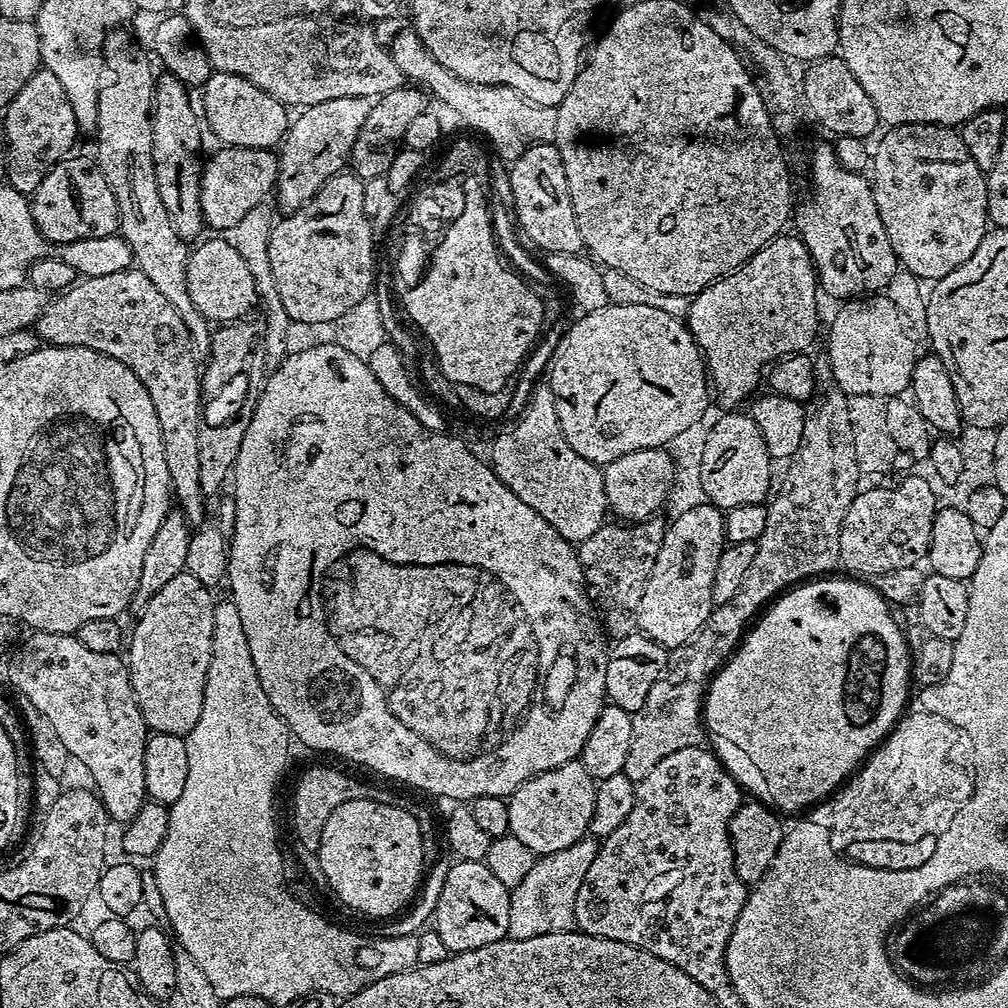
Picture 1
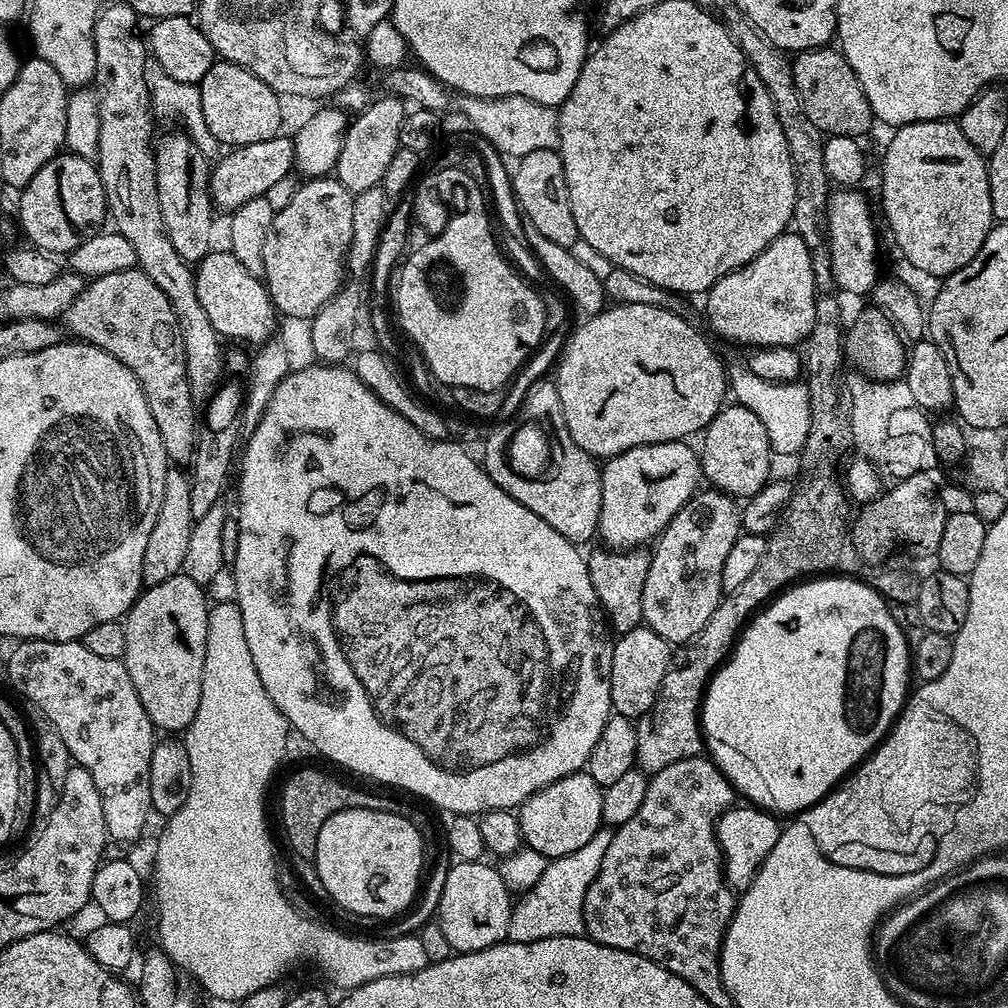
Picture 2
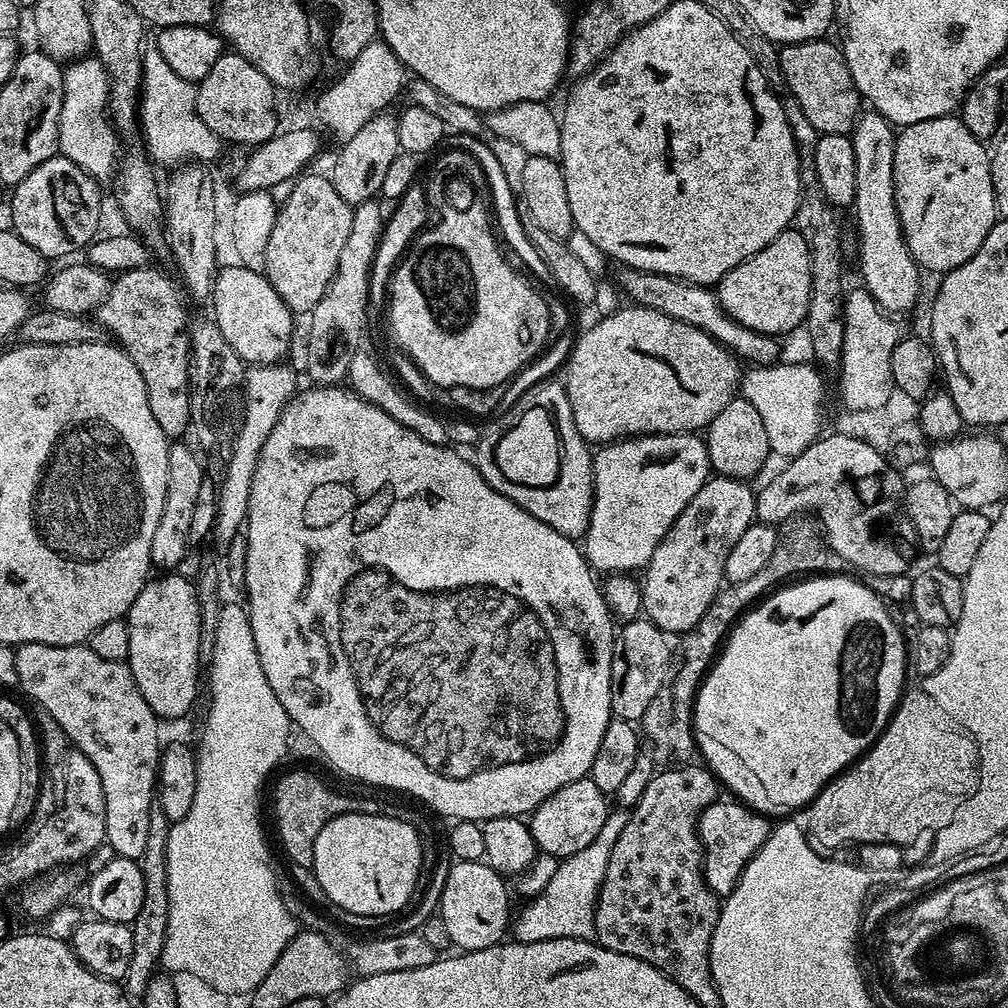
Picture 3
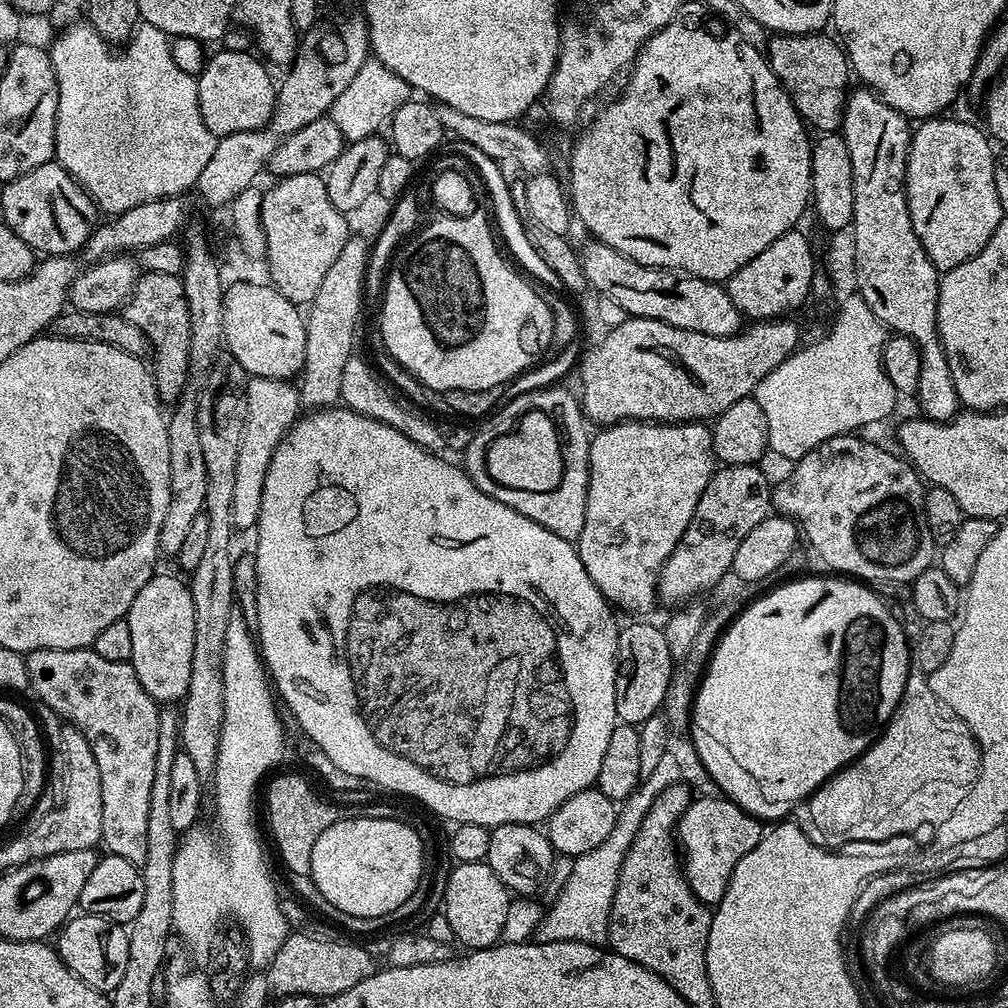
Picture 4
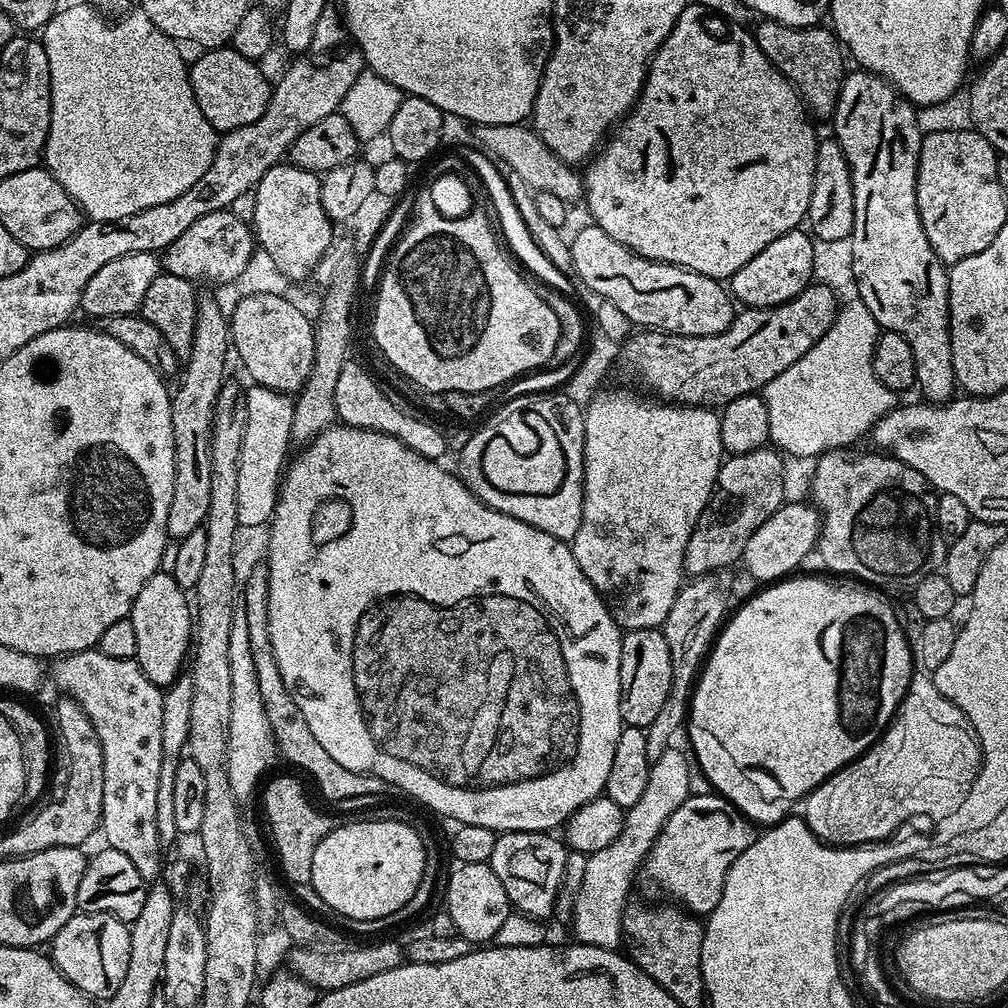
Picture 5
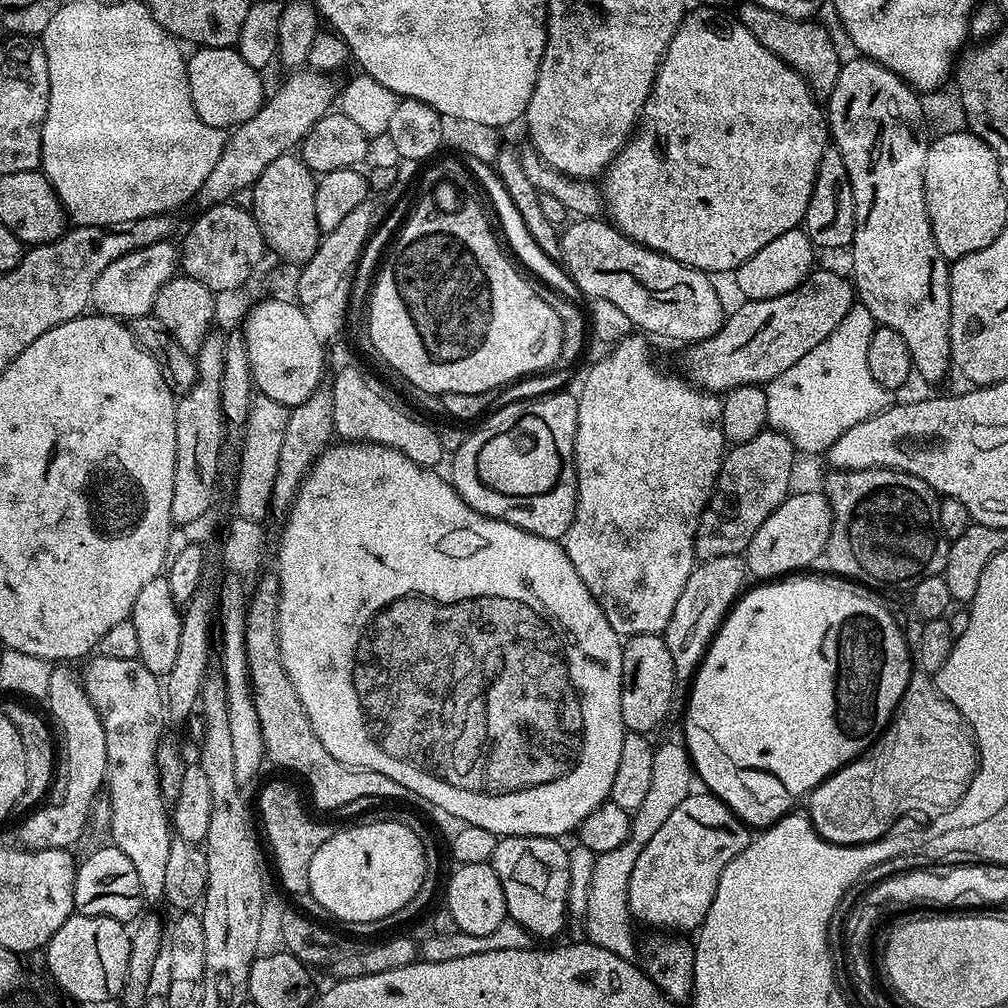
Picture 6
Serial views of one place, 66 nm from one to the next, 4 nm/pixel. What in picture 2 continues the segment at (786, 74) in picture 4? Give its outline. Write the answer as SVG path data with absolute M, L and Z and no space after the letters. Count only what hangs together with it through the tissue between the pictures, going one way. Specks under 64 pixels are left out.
M839 47L811 48L795 53L791 61L794 86L798 90L802 110L806 110L806 118L810 118L810 122L814 122L825 137L863 137L863 132L874 124L872 107L858 82L858 74L850 70L850 62L846 62Z

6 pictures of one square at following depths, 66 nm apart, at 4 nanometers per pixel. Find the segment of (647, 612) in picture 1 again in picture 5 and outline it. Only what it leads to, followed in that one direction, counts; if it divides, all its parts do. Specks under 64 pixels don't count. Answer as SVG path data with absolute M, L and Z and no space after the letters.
M772 446L750 450L741 456L732 454L725 459L718 470L716 491L708 499L706 510L702 510L690 542L686 542L684 571L689 577L731 569L732 563L743 557L750 534L785 503L784 463L785 457Z

